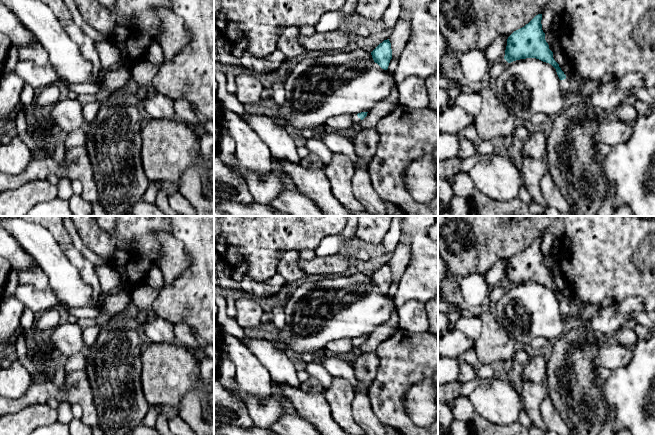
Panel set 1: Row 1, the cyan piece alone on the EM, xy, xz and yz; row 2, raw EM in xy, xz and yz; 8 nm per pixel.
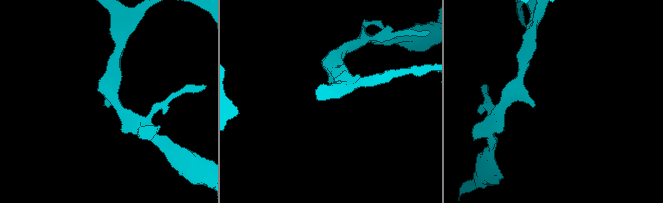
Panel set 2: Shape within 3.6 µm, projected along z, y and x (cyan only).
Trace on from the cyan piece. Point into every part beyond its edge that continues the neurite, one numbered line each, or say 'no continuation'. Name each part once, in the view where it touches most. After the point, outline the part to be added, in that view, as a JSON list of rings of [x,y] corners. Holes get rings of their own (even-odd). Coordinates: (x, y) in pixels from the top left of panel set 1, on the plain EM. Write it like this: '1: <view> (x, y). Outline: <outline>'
1: yz (565, 309). Outline: [[[567,301],[564,304],[560,304],[560,314],[562,318],[568,323],[571,322],[571,311],[572,311],[572,303]]]

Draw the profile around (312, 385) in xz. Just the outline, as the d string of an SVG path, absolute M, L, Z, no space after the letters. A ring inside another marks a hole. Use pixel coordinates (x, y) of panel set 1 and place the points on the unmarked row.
M310 377L300 384L300 389L307 393L322 393L324 389L318 379Z

